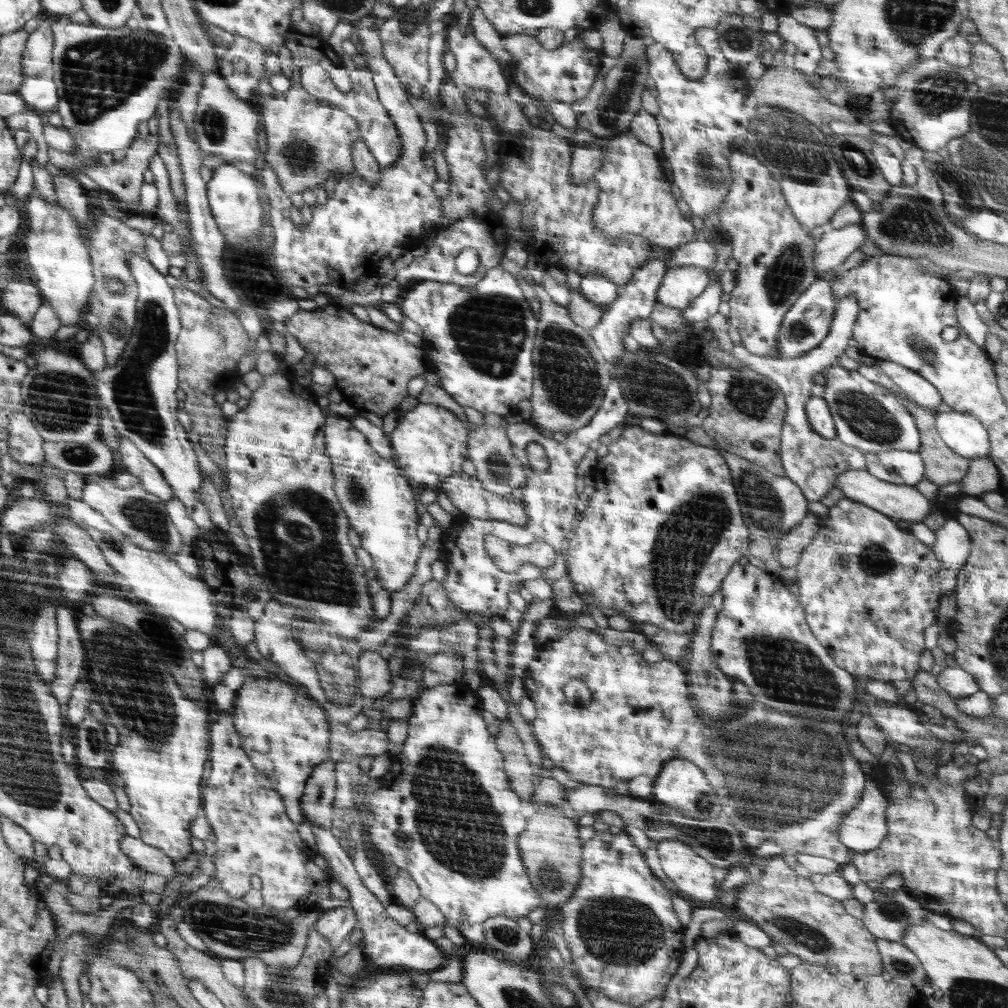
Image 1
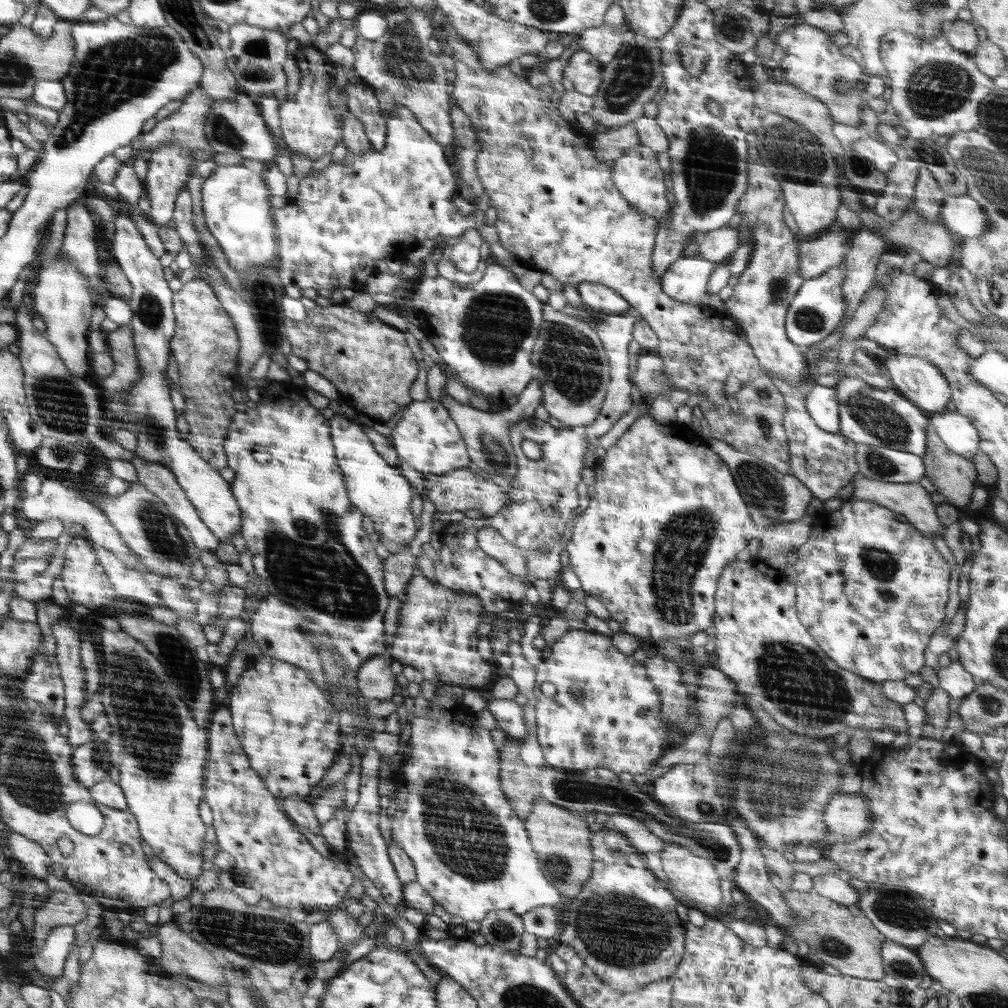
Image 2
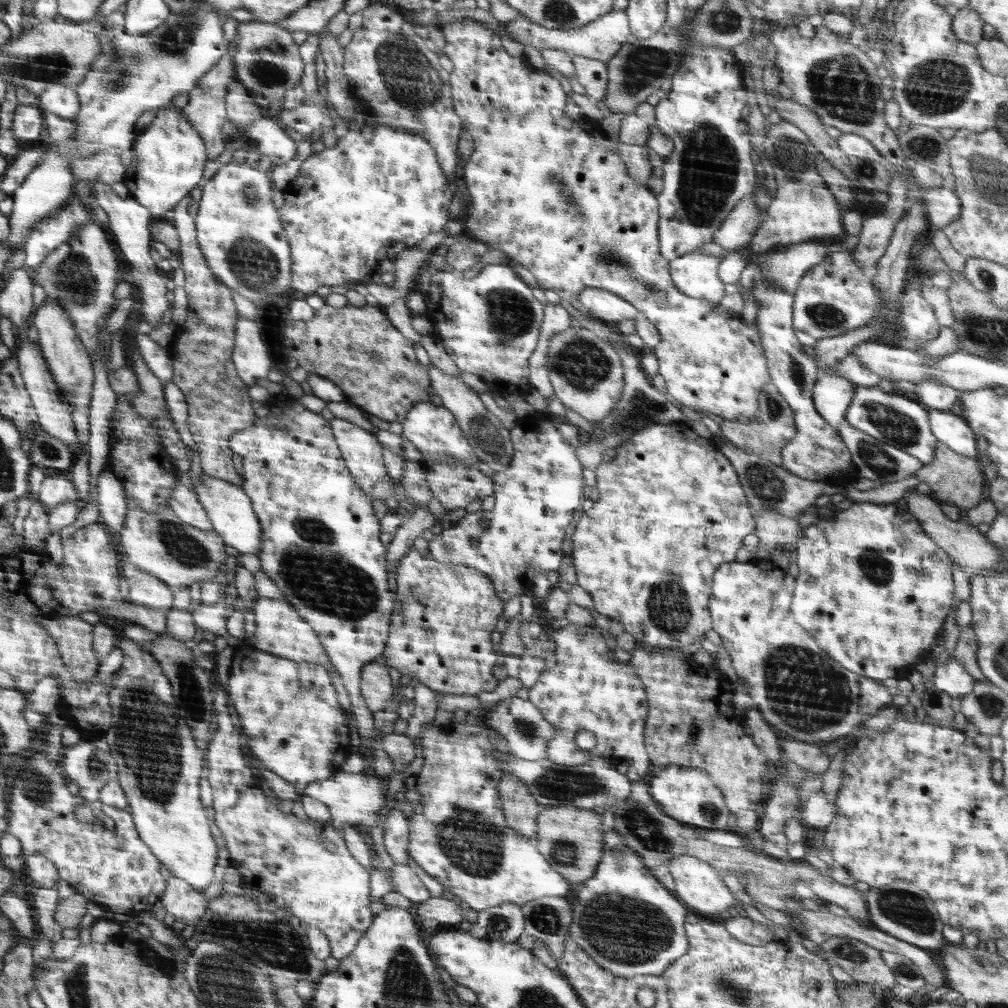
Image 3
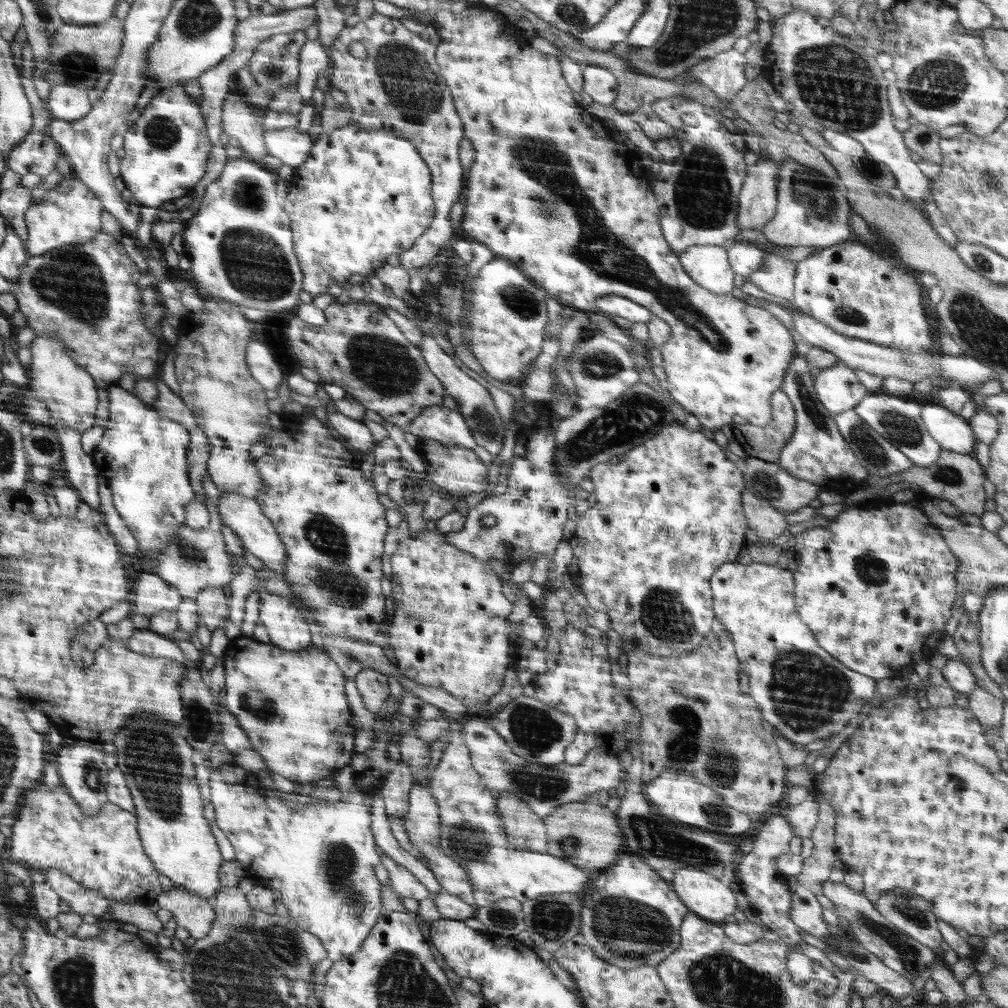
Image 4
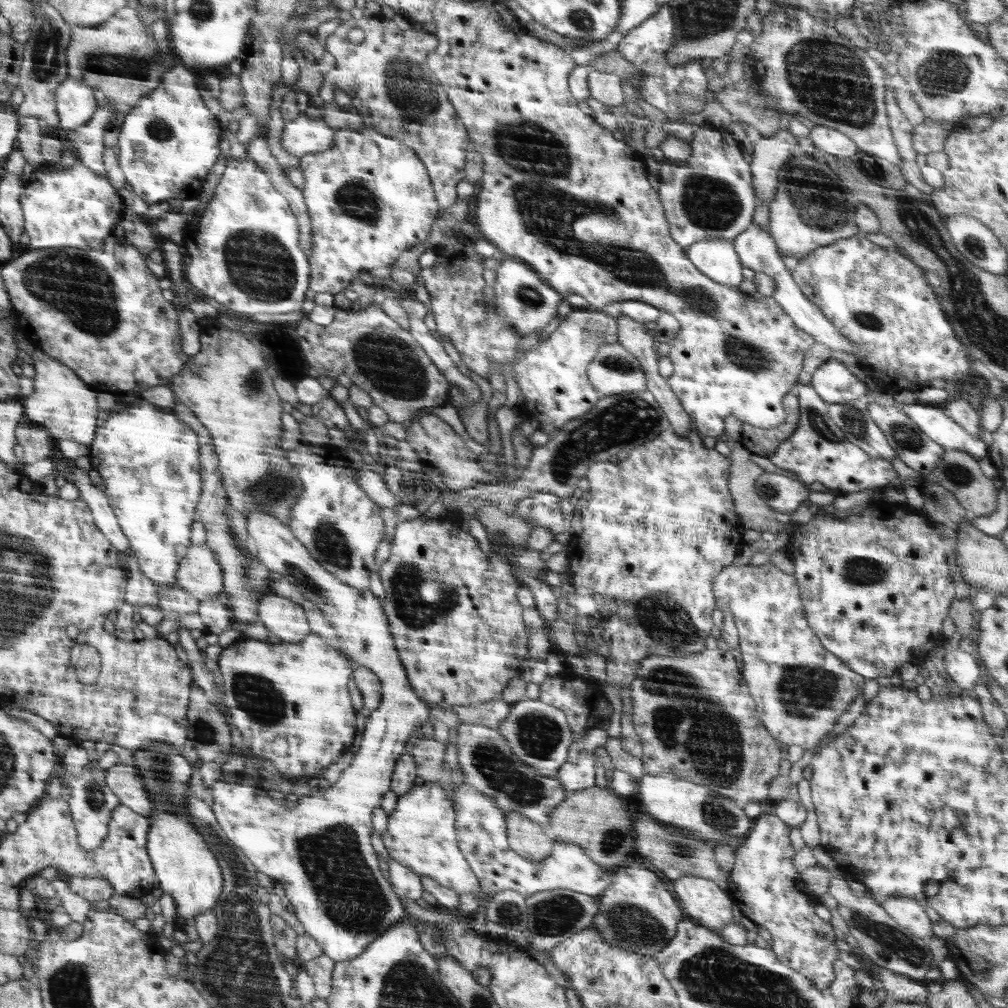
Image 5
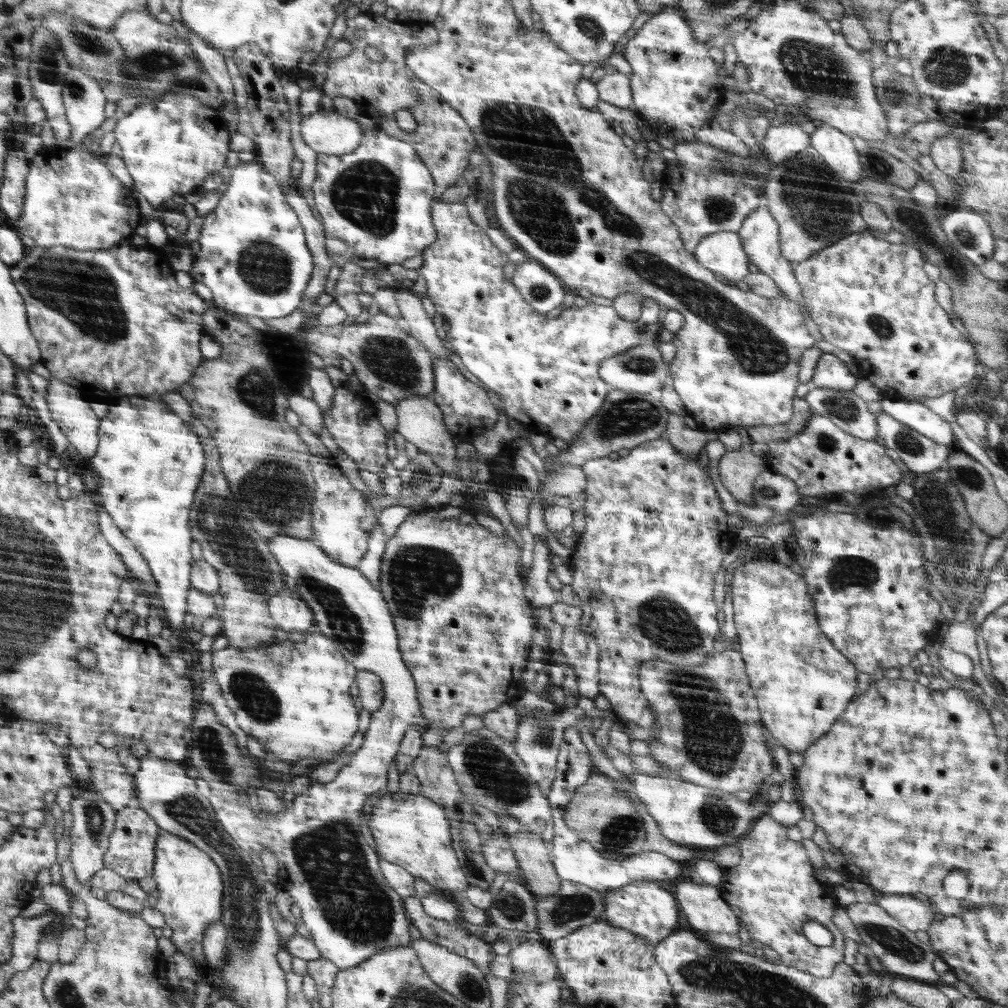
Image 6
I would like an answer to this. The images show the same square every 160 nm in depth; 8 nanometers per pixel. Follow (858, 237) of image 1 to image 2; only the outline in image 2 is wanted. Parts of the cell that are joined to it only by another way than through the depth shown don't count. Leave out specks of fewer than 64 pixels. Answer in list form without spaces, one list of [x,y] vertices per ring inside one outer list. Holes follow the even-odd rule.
[[[827,231],[809,239],[801,239],[798,272],[802,278],[809,280],[839,266],[848,254],[851,239],[850,234],[841,231]]]

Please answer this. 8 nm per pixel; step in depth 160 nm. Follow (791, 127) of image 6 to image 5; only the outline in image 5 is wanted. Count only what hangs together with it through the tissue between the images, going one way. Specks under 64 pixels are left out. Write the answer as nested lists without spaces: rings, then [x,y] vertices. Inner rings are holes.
[[[780,129],[772,136],[754,143],[749,165],[751,185],[758,202],[769,205],[775,198],[779,170],[792,159],[792,148],[796,145],[795,136],[786,129]]]

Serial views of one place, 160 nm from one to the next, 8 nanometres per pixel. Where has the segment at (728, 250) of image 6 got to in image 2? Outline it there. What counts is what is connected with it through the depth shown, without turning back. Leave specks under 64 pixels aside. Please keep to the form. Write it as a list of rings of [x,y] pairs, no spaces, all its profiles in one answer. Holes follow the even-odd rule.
[[[698,255],[682,257],[662,276],[662,292],[682,303],[724,310],[718,294],[708,295],[708,281],[716,266]]]

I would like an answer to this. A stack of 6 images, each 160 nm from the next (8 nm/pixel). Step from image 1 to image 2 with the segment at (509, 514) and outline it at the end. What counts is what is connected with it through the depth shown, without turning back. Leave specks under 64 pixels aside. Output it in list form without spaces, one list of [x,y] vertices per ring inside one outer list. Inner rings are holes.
[[[467,467],[456,468],[446,474],[430,474],[424,478],[424,487],[427,490],[424,497],[435,504],[437,512],[454,512],[456,510],[463,512],[473,508],[490,517],[498,514],[501,508],[507,505],[505,503],[507,502],[507,494],[499,485],[496,485],[487,476],[477,475]]]

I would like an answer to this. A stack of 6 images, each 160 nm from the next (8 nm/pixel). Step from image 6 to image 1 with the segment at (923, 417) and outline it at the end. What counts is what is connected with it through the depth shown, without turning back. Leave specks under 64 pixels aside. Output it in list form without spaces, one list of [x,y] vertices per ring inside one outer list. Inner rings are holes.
[[[954,410],[936,413],[935,427],[941,439],[956,454],[971,459],[989,458],[989,434],[974,415]]]

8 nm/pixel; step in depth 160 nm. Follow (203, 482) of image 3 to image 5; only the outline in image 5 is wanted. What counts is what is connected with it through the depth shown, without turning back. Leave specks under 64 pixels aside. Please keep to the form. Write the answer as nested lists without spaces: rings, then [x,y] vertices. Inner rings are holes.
[[[252,511],[245,517],[246,530],[250,536],[253,552],[255,553],[255,556],[257,556],[257,559],[268,570],[271,570],[274,573],[278,572],[278,574],[281,574],[281,576],[283,576],[286,580],[289,580],[292,584],[294,584],[294,586],[297,586],[306,600],[310,600],[314,606],[318,607],[318,610],[322,610],[322,614],[325,616],[325,619],[330,622],[334,630],[337,632],[342,652],[344,652],[346,656],[349,656],[349,659],[354,659],[358,664],[365,666],[378,674],[383,686],[384,697],[382,698],[378,709],[366,714],[367,719],[364,720],[365,726],[362,730],[362,742],[360,742],[360,749],[355,754],[352,764],[350,764],[350,767],[346,768],[346,770],[342,772],[338,782],[327,790],[323,790],[323,792],[314,791],[311,795],[295,799],[279,800],[278,798],[274,798],[274,794],[270,794],[270,790],[264,790],[262,788],[259,778],[253,778],[250,775],[245,775],[243,770],[222,770],[222,777],[219,781],[212,784],[212,788],[210,790],[212,792],[212,798],[214,798],[211,810],[215,815],[218,825],[222,827],[222,830],[233,841],[233,843],[242,850],[242,852],[246,855],[246,858],[248,858],[254,866],[257,866],[260,872],[270,877],[270,879],[275,879],[276,884],[283,886],[286,891],[286,898],[290,900],[290,904],[294,907],[293,913],[297,916],[300,924],[304,926],[304,932],[313,936],[319,942],[319,945],[322,947],[323,954],[329,956],[335,963],[340,961],[352,961],[364,953],[366,948],[368,948],[372,942],[376,941],[382,933],[385,933],[388,929],[390,929],[391,926],[397,925],[400,921],[404,921],[402,918],[404,918],[404,914],[407,914],[407,911],[404,910],[404,906],[402,906],[402,904],[400,904],[400,900],[398,900],[399,896],[394,894],[392,886],[384,880],[384,876],[382,876],[382,874],[380,874],[380,870],[378,870],[378,862],[376,862],[378,858],[376,858],[374,848],[372,848],[372,844],[370,844],[370,834],[372,834],[373,824],[372,812],[374,812],[374,808],[380,804],[380,798],[382,798],[382,796],[390,790],[388,786],[390,786],[390,778],[393,778],[392,772],[395,770],[394,764],[397,764],[397,762],[401,759],[401,755],[409,748],[411,742],[416,739],[414,732],[418,732],[418,728],[424,725],[426,720],[428,720],[428,708],[426,708],[427,704],[422,704],[422,702],[416,698],[416,694],[414,694],[414,690],[412,690],[412,686],[410,686],[408,671],[405,669],[405,665],[400,659],[396,643],[393,639],[393,634],[389,629],[389,619],[386,620],[386,616],[384,616],[384,612],[382,612],[382,608],[380,608],[380,604],[378,604],[378,598],[374,598],[374,594],[372,594],[372,592],[360,592],[360,590],[356,590],[353,586],[348,586],[345,582],[338,580],[333,574],[330,574],[328,570],[324,570],[321,563],[314,560],[310,556],[310,553],[306,551],[306,547],[298,541],[298,538],[292,531],[292,527],[288,526],[287,523],[283,523],[281,520],[274,518],[274,515],[262,513],[260,511]]]

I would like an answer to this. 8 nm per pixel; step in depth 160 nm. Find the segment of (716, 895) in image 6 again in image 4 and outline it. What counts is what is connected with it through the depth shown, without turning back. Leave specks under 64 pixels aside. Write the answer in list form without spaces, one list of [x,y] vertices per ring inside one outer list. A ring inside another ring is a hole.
[[[734,862],[726,864],[724,875],[720,879],[714,878],[714,876],[702,872],[698,868],[682,867],[673,871],[674,880],[670,884],[674,892],[680,897],[680,900],[689,908],[690,912],[713,923],[722,924],[726,916],[734,914],[738,909],[735,894],[729,888],[730,884],[735,881],[737,866]]]

